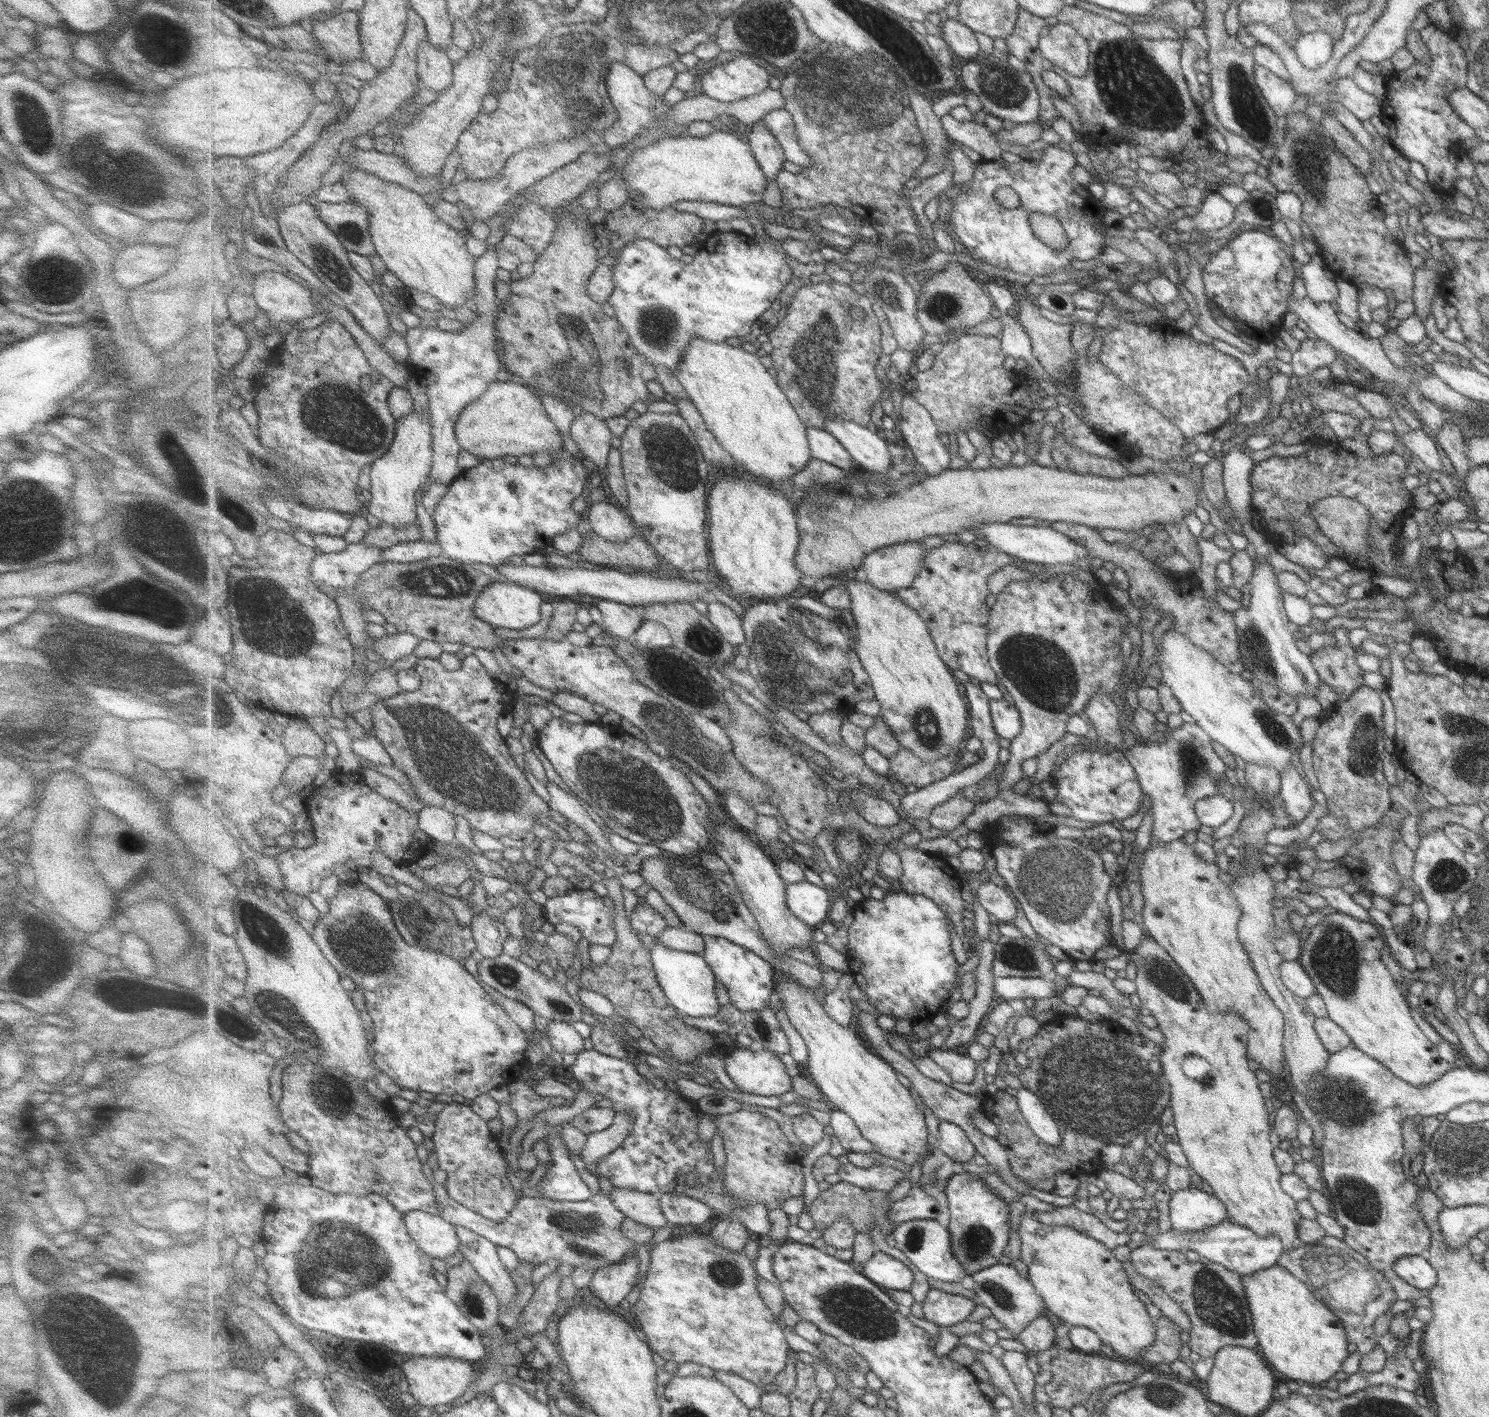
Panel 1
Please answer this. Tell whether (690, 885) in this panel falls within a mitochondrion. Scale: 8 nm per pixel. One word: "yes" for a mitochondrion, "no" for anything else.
yes

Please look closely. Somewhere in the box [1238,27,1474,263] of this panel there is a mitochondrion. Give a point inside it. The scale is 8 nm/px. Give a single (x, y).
(1306, 164)

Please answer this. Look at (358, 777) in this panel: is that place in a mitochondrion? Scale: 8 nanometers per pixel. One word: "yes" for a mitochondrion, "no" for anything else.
no

